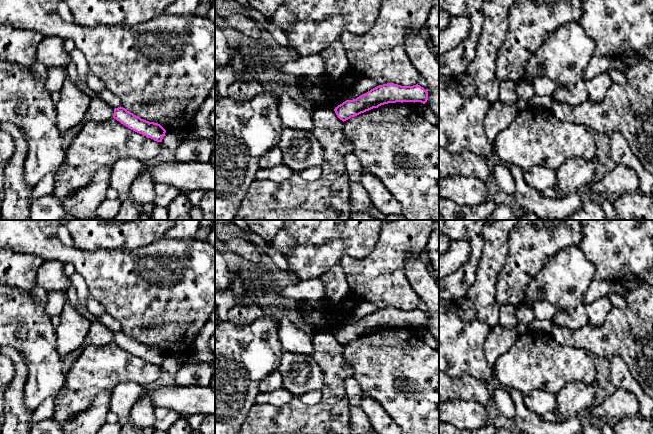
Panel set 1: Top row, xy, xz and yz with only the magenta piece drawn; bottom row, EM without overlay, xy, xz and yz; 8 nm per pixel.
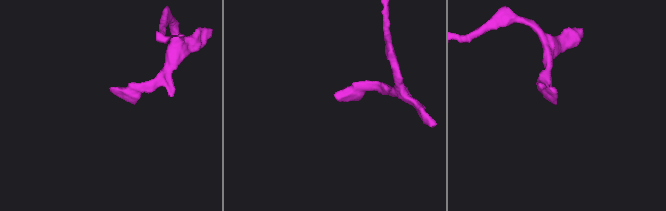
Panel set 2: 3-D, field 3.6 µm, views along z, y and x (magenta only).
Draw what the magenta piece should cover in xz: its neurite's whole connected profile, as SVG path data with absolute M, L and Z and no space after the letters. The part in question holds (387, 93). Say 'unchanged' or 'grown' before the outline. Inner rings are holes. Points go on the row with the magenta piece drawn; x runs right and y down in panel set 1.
unchanged | M394 83L379 85L356 99L346 100L334 111L343 122L351 117L378 108L381 105L396 102L421 102L428 100L428 92L420 85L401 86Z

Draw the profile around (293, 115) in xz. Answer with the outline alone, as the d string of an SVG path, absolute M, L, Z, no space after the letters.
M291 92L283 93L278 101L278 113L284 127L294 130L309 130L314 127L312 110L296 103Z

